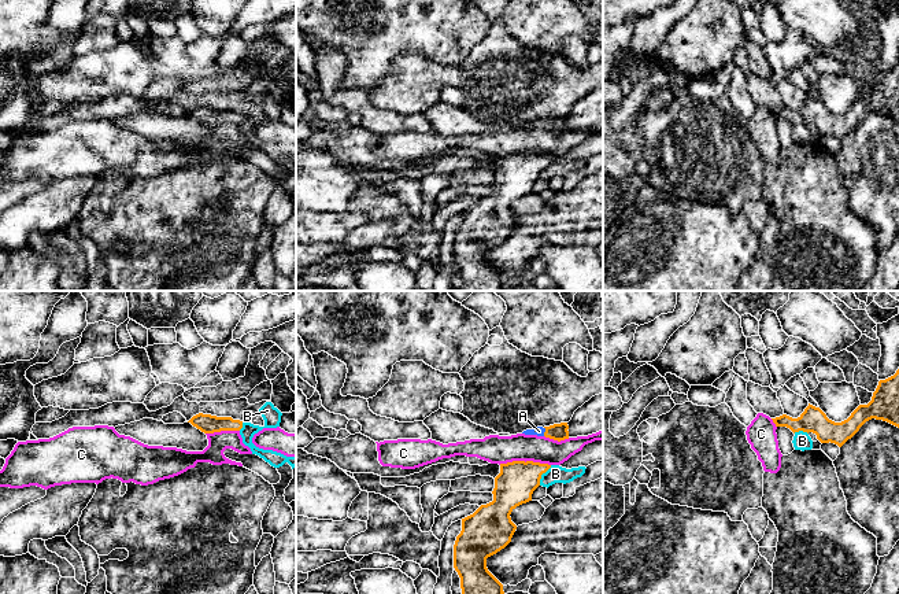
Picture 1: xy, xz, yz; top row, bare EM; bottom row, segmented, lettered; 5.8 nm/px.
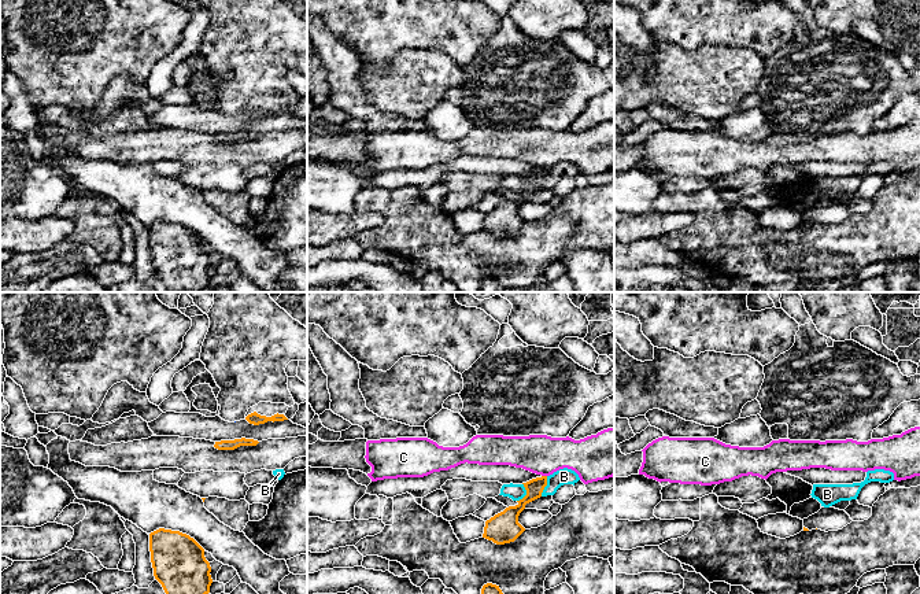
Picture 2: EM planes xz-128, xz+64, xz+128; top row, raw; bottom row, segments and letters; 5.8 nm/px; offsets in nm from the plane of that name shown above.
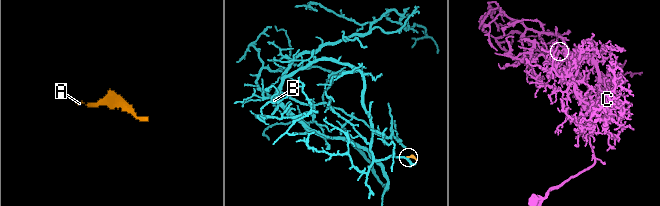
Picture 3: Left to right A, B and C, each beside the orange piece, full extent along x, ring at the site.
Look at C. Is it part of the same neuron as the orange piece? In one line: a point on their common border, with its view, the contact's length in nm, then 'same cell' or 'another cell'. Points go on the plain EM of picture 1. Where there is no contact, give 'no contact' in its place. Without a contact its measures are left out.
xz (524, 154) | 300 nm | another cell

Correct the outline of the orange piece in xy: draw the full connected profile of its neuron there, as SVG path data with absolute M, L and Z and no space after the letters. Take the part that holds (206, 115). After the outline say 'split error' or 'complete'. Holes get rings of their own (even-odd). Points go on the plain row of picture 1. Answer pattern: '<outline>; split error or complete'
M203 106L193 108L188 115L204 126L240 123L243 121L243 114L240 112L233 112L232 110L217 110Z; complete

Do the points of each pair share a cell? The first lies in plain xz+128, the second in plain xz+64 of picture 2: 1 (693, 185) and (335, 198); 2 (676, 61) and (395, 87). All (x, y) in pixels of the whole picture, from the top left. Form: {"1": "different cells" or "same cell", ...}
{"1": "different cells", "2": "same cell"}

